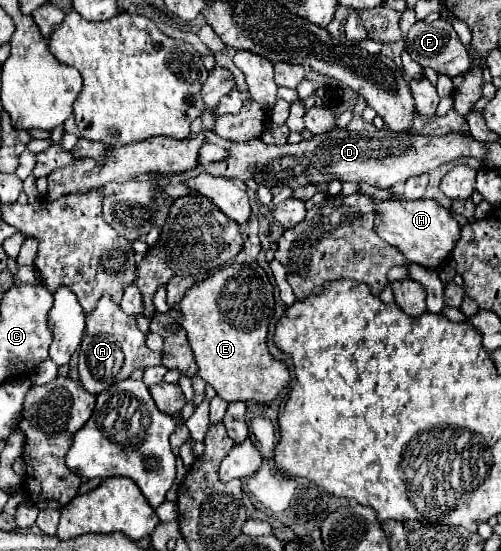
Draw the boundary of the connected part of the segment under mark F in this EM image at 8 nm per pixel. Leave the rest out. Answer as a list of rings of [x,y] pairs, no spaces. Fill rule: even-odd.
[[[443,18],[435,22],[415,22],[405,38],[405,48],[417,64],[431,66],[435,72],[449,76],[465,74],[471,66],[471,58],[457,32]]]

